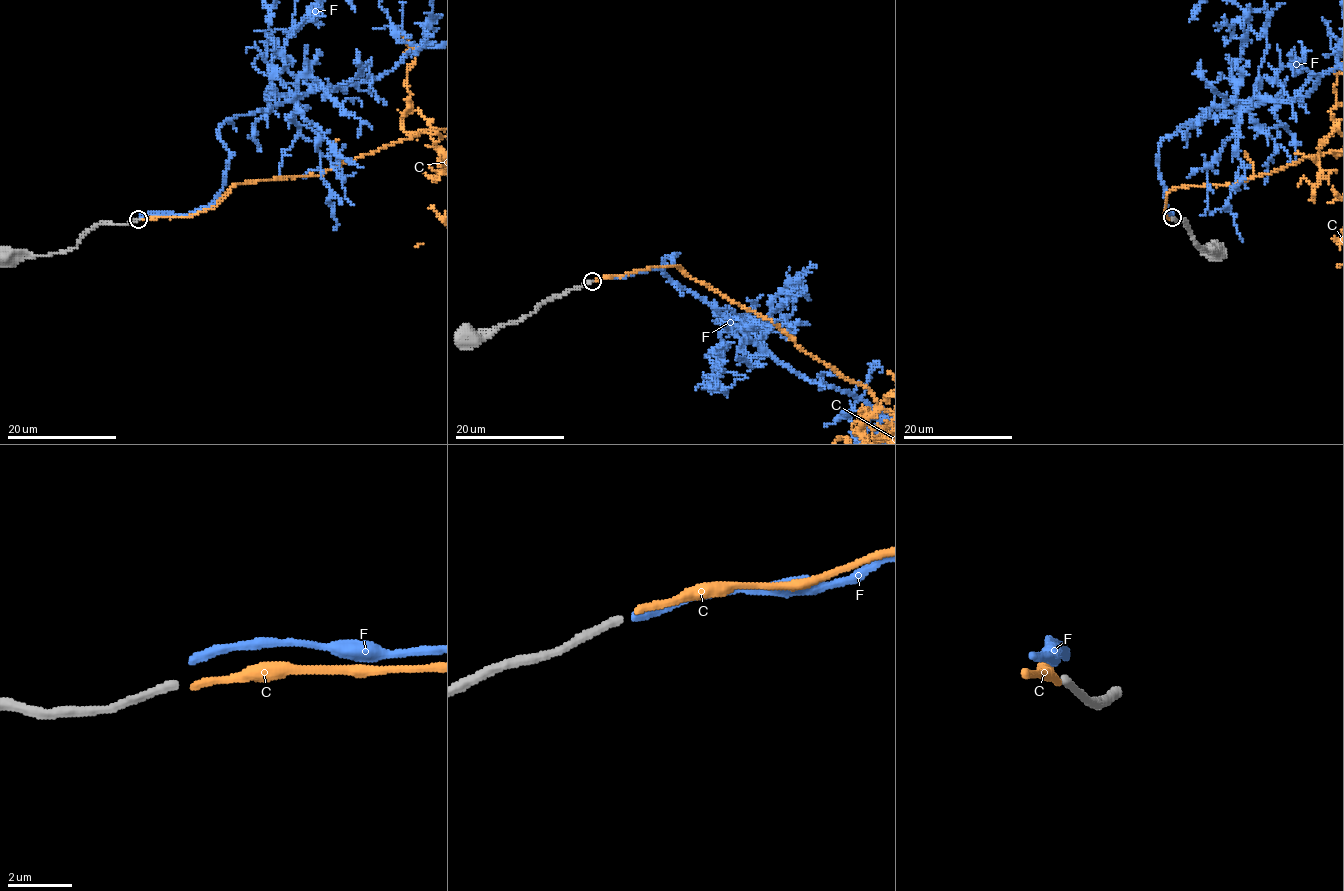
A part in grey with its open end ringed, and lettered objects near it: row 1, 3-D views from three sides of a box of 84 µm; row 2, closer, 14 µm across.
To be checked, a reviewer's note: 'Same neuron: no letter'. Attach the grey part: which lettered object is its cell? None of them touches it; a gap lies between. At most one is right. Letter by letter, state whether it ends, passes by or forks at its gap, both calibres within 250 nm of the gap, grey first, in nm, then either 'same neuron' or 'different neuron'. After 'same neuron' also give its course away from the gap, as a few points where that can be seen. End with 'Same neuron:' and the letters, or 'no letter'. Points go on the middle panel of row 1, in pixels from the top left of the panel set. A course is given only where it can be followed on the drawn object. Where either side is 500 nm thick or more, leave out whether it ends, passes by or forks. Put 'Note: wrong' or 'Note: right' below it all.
C: it ends; calibres 260 and 240 nm; different neuron
F: it ends; calibres 260 and 280 nm; different neuron
Same neuron: no letter
Note: right

